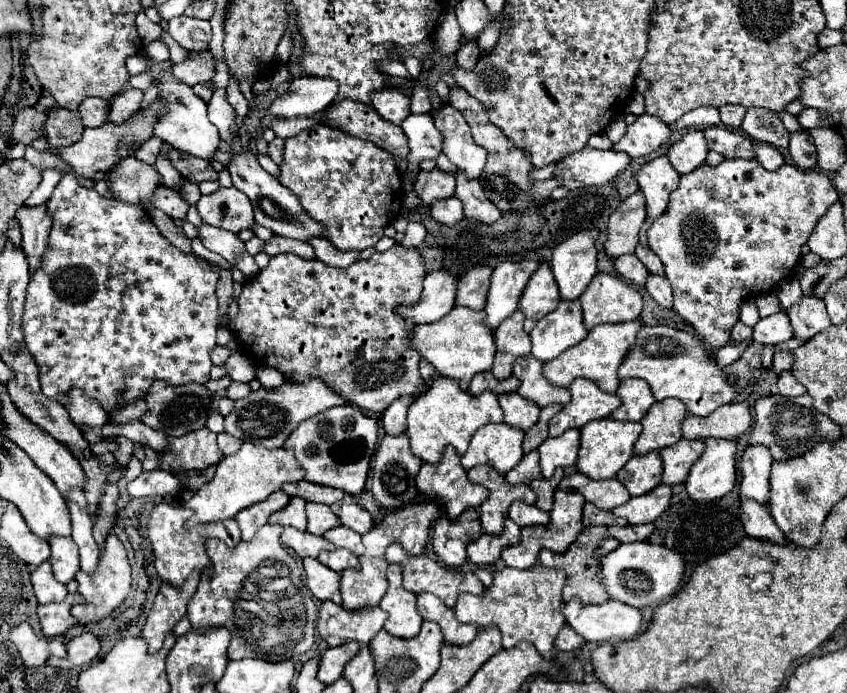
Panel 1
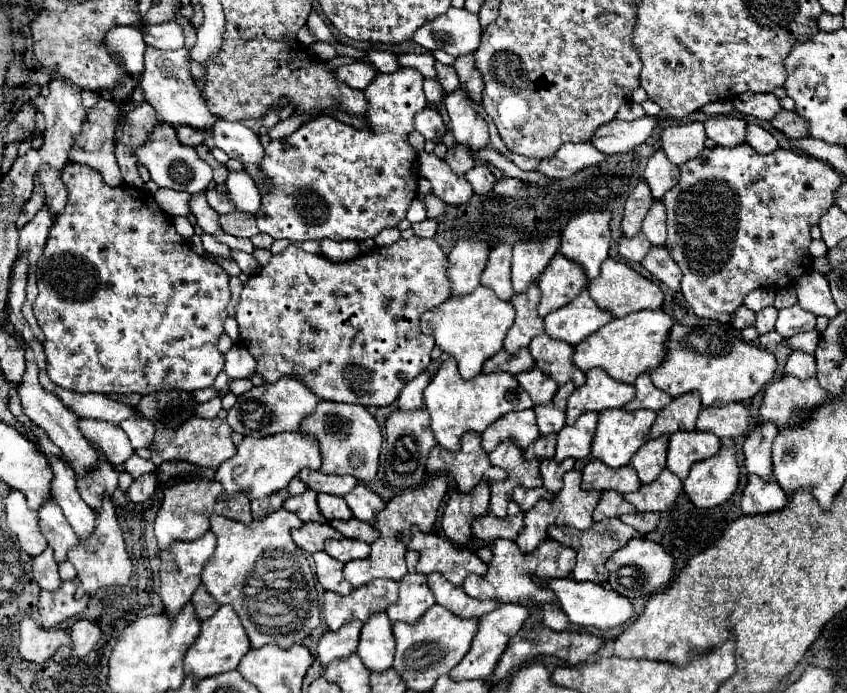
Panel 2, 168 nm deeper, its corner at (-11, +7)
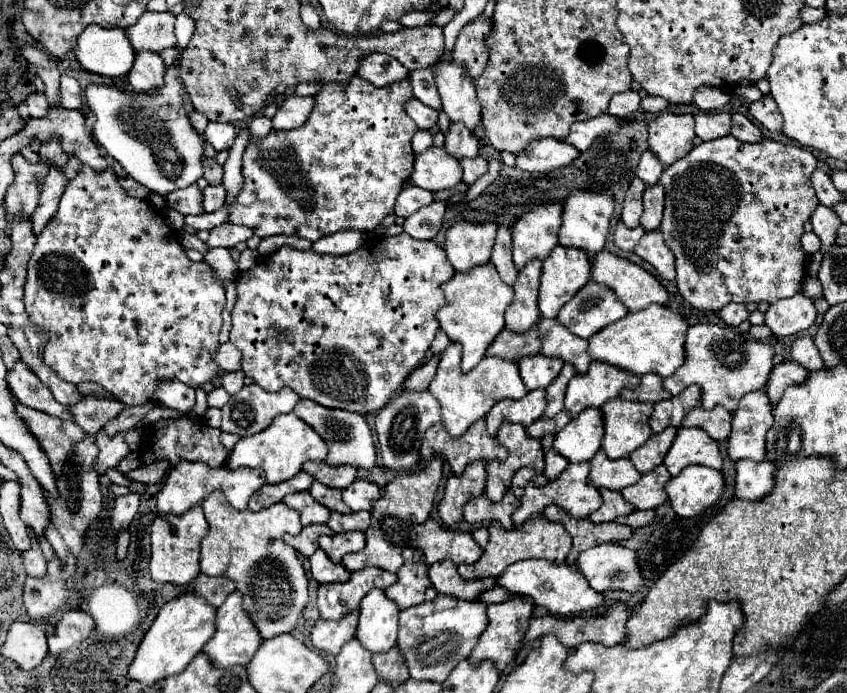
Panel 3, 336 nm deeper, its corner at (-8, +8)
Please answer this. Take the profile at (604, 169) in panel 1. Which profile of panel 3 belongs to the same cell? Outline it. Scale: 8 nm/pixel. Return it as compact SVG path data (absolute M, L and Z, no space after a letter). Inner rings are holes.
M541 139L537 143L531 143L521 155L517 155L517 167L523 171L545 173L551 169L567 167L579 155L581 151L569 143L557 139Z

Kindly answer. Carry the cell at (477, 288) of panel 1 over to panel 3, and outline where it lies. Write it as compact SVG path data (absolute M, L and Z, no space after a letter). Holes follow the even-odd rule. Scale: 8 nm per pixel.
M509 227L497 229L497 239L491 253L491 265L495 265L497 273L507 285L515 283L517 269L513 267L513 261L511 261L511 229Z

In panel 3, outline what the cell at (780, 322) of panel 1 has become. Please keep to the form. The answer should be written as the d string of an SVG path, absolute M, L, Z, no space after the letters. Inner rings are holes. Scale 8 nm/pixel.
M801 293L779 299L769 307L765 313L765 325L771 327L773 335L787 337L801 331L807 331L815 323L817 311L813 307L813 301L803 297Z

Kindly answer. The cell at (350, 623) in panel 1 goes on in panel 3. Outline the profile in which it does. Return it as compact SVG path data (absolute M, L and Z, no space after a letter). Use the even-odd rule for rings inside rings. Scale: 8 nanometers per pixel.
M369 567L365 571L353 573L347 583L327 583L319 587L317 595L317 607L321 613L321 619L337 621L351 611L359 609L361 599L375 587L385 591L387 587L397 583L397 575Z

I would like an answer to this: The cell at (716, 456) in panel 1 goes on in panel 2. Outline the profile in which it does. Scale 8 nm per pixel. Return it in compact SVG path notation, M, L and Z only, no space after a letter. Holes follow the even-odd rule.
M722 448L716 456L696 462L688 478L682 482L684 492L696 508L712 508L724 504L738 488L736 450Z

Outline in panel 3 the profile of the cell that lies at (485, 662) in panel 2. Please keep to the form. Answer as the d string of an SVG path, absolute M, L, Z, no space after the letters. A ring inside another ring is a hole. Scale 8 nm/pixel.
M517 597L517 599L509 599L505 603L493 603L493 605L487 605L487 617L489 617L489 625L487 629L483 631L483 635L479 637L479 643L475 645L475 649L471 651L471 655L467 657L467 661L471 665L481 665L485 661L491 661L495 665L497 671L503 671L517 655L517 647L527 631L527 621L533 613L533 599L529 597Z

